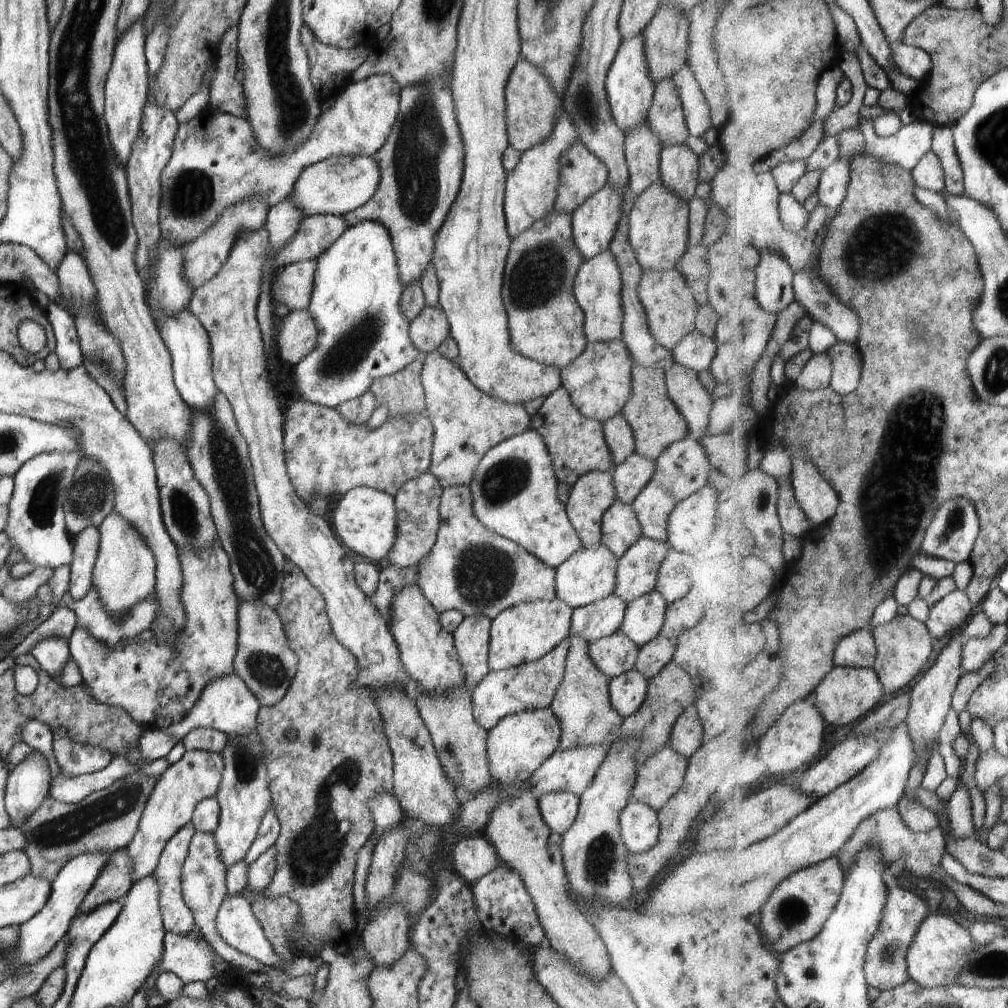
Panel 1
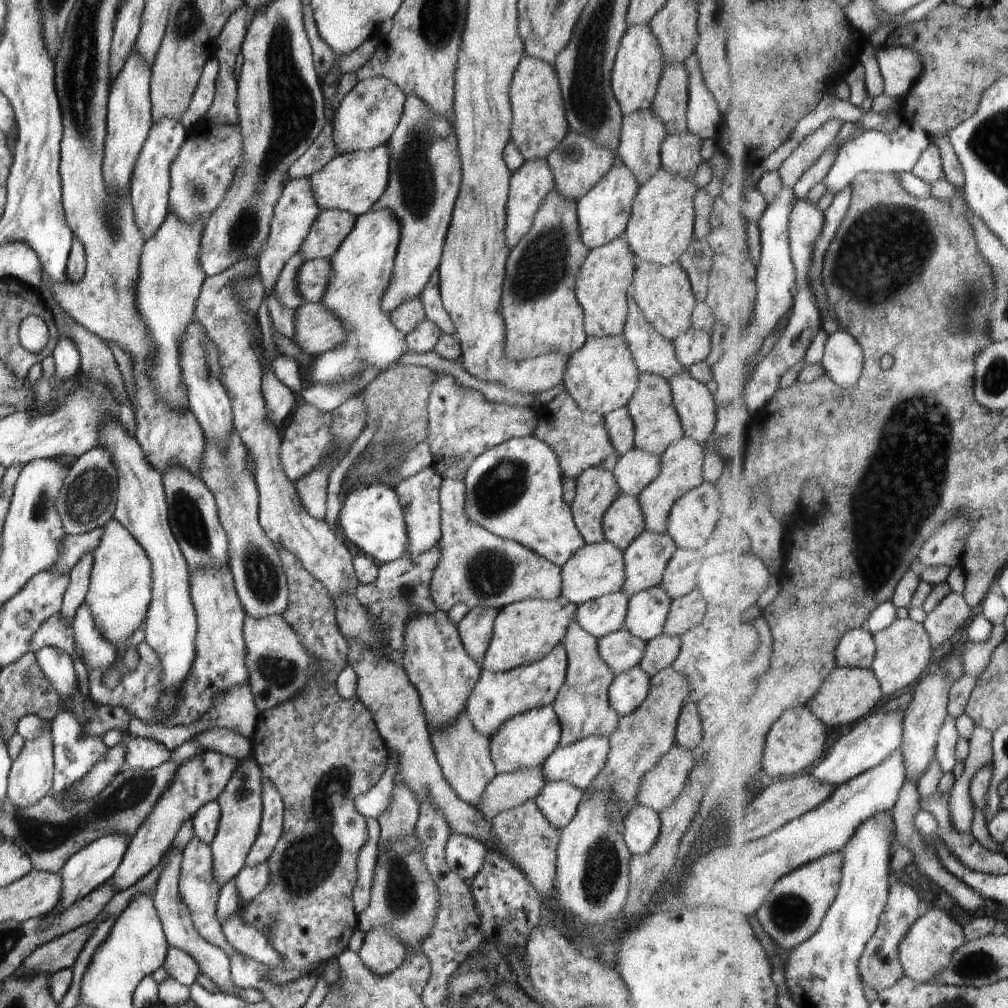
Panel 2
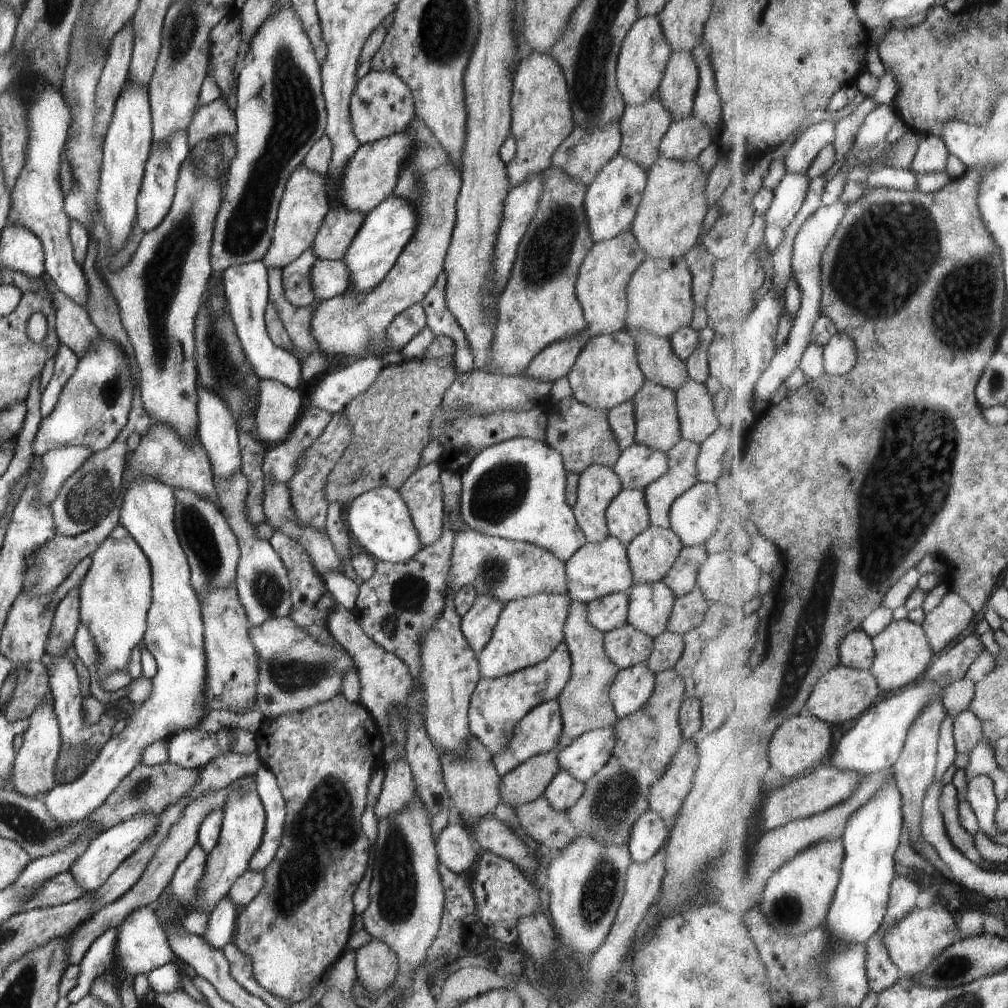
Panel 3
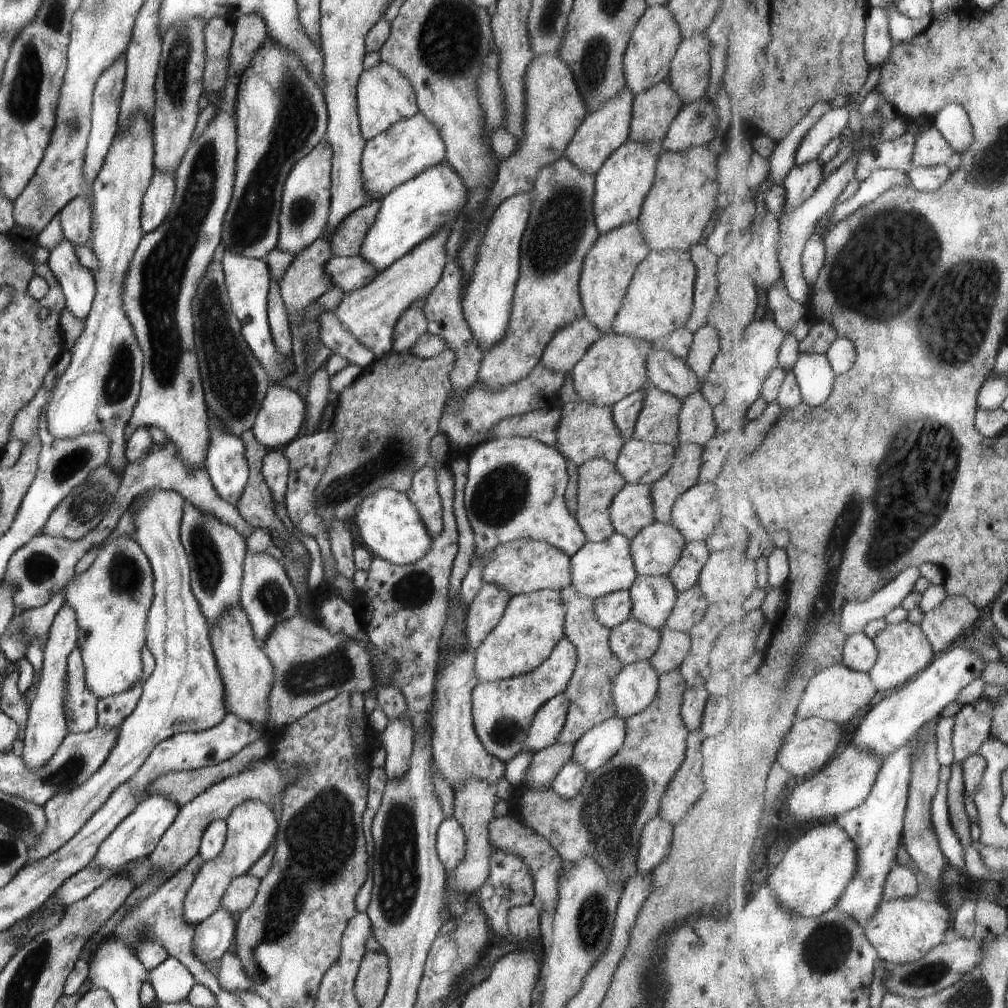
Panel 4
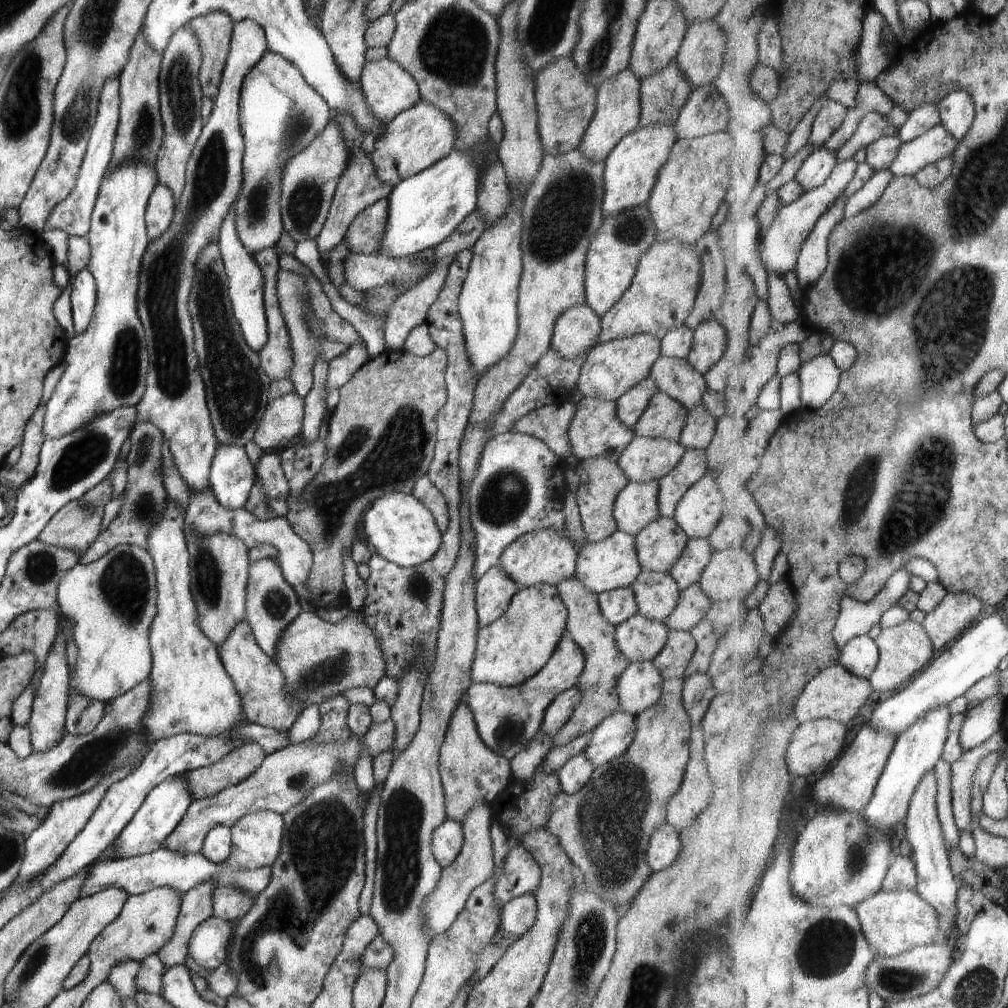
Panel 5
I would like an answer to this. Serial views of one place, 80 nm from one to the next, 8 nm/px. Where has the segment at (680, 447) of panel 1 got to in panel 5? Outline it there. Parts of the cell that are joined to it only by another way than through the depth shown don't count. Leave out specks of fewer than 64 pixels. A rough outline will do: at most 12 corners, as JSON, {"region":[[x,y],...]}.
{"region":[[686,449],[659,481],[659,516],[672,519],[682,495],[707,472],[705,449]]}

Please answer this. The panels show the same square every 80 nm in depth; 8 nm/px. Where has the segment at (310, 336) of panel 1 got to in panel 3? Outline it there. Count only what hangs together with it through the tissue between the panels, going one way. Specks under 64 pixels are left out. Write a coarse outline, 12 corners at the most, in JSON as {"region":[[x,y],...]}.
{"region":[[425,122],[393,190],[417,225],[384,280],[311,312],[318,351],[369,342],[443,272],[461,172]]}

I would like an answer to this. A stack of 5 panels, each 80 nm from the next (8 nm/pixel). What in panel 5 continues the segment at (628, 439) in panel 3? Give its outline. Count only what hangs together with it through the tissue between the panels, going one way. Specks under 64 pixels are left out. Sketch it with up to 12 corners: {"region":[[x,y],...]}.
{"region":[[649,376],[618,398],[620,422],[633,429],[659,387]]}

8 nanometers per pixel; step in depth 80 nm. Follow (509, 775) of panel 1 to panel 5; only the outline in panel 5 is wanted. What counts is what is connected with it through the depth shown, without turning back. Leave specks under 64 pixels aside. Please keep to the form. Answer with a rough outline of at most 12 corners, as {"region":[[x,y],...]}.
{"region":[[576,686],[559,694],[544,711],[539,730],[552,739],[579,703]]}

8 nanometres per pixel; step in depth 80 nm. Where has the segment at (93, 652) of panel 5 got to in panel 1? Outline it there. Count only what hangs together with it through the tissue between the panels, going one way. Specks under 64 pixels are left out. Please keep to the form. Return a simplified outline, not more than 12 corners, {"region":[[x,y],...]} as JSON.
{"region":[[114,510],[91,581],[123,617],[155,592],[156,559]]}

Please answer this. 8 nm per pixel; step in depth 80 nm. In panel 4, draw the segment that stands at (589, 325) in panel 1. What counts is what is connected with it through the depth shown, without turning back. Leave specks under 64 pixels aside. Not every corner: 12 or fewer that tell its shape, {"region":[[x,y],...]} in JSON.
{"region":[[636,220],[600,235],[579,278],[602,334],[649,252]]}

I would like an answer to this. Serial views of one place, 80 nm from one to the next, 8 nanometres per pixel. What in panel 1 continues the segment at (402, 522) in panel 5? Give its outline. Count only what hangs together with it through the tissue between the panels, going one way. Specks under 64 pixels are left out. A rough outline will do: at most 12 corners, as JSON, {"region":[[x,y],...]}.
{"region":[[343,494],[331,527],[342,546],[382,565],[395,544],[393,496]]}

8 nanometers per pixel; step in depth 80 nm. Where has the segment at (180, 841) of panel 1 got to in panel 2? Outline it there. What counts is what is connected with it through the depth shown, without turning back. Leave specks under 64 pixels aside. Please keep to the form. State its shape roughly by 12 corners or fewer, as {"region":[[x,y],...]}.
{"region":[[170,845],[153,892],[167,943],[234,995],[228,956],[194,929],[179,893],[182,849]]}

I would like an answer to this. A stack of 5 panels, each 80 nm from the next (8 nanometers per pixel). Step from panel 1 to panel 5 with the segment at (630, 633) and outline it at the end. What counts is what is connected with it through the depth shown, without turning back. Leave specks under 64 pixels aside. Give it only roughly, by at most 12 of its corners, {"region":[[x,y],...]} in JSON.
{"region":[[641,571],[637,613],[664,623],[681,591],[669,573]]}

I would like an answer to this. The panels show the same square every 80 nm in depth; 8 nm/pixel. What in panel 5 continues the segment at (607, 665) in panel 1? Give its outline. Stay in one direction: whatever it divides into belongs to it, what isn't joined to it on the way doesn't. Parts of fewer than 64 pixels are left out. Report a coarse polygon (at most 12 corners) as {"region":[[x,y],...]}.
{"region":[[636,613],[614,631],[630,663],[652,661],[668,628]]}

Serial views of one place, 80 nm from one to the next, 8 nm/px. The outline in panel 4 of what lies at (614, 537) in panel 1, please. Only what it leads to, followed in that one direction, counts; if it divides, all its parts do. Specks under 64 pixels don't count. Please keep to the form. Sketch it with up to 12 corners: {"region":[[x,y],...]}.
{"region":[[626,483],[609,506],[613,529],[629,541],[655,521],[651,485]]}

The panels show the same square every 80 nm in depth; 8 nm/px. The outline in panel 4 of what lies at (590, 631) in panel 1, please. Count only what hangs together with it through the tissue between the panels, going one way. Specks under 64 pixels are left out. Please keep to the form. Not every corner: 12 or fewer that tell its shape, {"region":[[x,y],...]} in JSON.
{"region":[[628,591],[597,598],[594,614],[612,630],[632,618]]}

